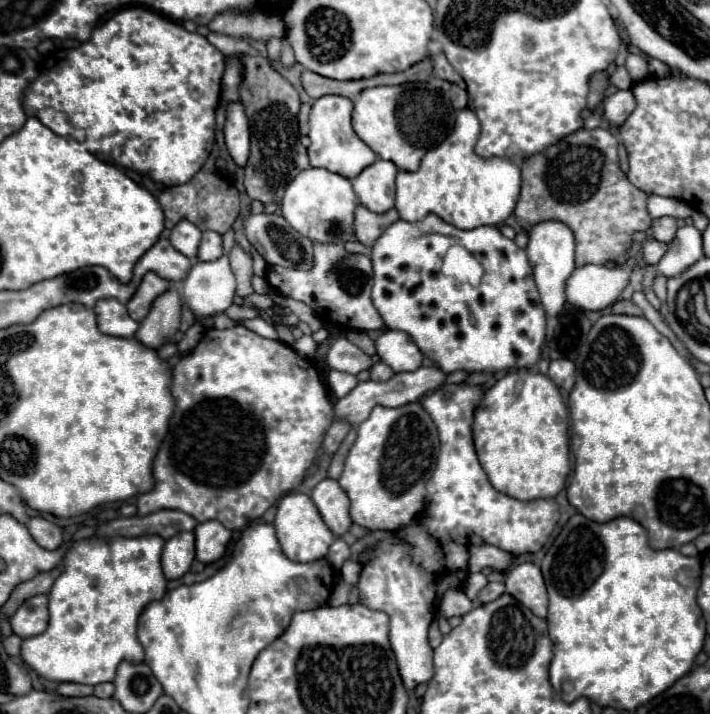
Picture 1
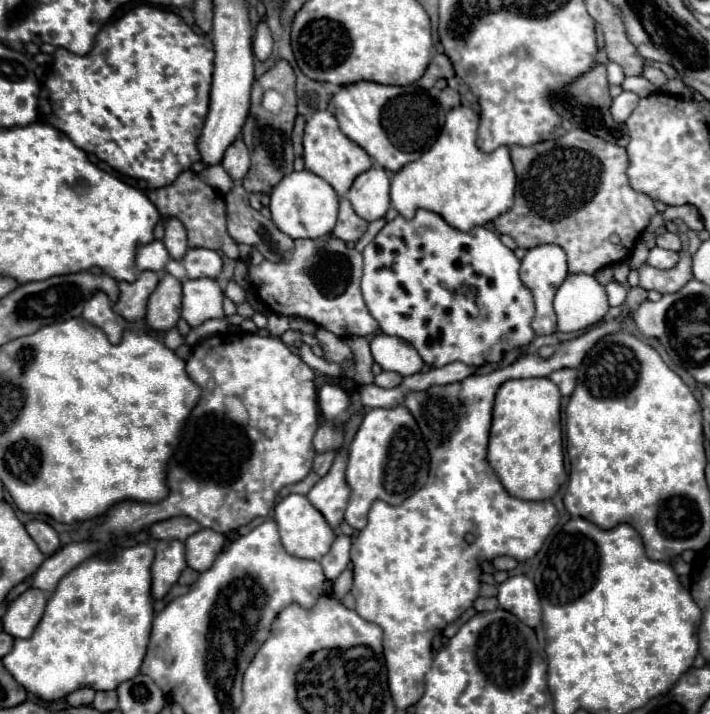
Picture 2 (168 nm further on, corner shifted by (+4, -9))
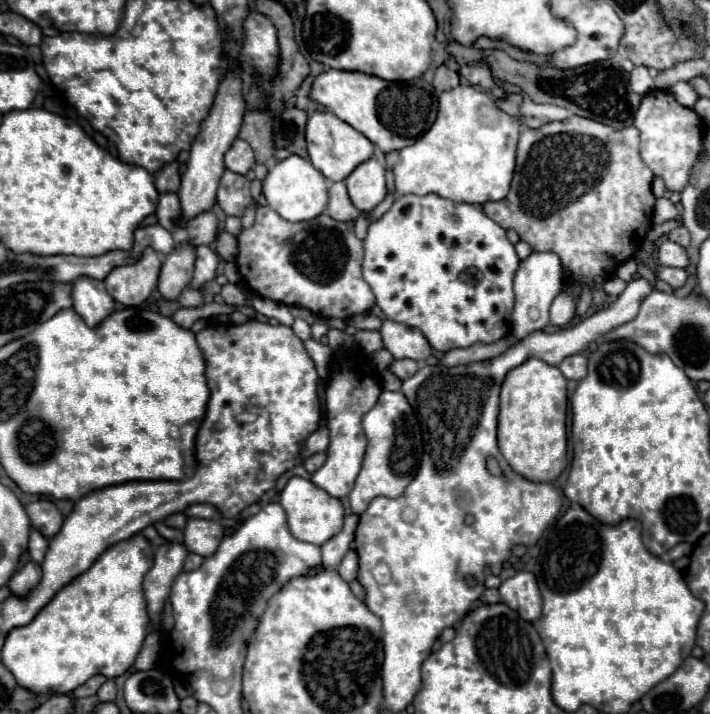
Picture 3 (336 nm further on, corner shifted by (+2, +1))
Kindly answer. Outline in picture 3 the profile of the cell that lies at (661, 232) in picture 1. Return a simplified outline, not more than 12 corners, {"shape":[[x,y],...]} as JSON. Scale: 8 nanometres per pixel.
{"shape":[[677,226],[667,238],[689,248],[691,236],[685,226]]}

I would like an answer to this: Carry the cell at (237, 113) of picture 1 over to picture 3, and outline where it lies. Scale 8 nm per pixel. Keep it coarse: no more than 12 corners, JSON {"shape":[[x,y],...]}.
{"shape":[[245,140],[225,154],[227,170],[247,174],[255,156]]}

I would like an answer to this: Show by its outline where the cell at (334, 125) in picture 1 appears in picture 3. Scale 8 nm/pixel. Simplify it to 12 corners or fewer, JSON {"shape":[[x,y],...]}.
{"shape":[[333,112],[307,120],[307,150],[329,182],[345,180],[375,146]]}

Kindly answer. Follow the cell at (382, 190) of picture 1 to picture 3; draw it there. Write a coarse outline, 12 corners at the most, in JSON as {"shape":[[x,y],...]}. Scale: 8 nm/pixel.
{"shape":[[369,158],[345,178],[353,206],[371,212],[387,194],[385,168]]}

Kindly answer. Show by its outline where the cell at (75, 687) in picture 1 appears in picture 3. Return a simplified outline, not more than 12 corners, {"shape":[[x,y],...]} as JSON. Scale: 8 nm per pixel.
{"shape":[[101,674],[89,678],[73,694],[85,698],[97,694],[107,678]]}

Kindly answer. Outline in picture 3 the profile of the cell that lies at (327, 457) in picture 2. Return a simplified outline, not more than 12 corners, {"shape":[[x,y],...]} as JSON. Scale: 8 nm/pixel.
{"shape":[[325,452],[313,454],[303,462],[305,470],[313,474],[325,464]]}

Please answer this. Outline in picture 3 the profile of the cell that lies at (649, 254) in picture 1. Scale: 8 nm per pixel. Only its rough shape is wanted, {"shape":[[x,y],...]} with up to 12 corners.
{"shape":[[671,240],[657,248],[661,266],[687,268],[687,250]]}

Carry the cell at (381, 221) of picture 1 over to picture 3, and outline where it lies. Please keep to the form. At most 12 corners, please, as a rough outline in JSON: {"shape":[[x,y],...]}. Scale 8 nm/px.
{"shape":[[329,182],[327,214],[349,222],[359,216],[343,182]]}

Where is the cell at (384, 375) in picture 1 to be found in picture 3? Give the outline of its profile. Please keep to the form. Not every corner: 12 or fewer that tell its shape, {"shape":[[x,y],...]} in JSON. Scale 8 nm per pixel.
{"shape":[[395,360],[391,372],[407,380],[419,370],[415,360]]}

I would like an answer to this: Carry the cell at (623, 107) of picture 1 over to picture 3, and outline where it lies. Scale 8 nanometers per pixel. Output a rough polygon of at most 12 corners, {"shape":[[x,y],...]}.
{"shape":[[635,66],[631,88],[637,94],[655,90],[647,66]]}

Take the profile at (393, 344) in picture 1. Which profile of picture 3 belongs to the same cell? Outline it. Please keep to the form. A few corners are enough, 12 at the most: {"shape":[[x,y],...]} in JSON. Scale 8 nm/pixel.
{"shape":[[383,320],[379,332],[395,358],[423,362],[431,344],[417,328]]}

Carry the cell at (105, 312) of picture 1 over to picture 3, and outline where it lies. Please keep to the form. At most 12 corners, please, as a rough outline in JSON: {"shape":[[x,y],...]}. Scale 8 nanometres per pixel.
{"shape":[[73,282],[73,310],[91,328],[115,308],[105,284]]}

